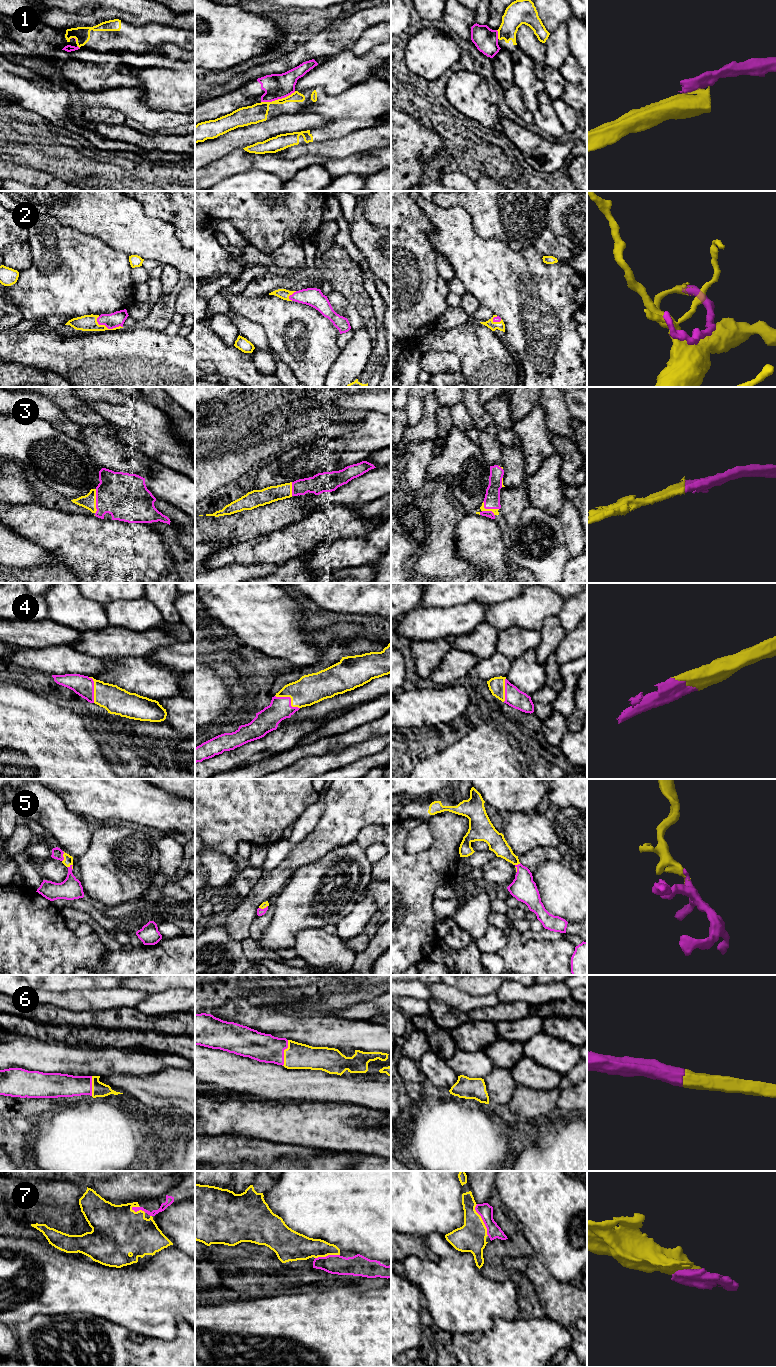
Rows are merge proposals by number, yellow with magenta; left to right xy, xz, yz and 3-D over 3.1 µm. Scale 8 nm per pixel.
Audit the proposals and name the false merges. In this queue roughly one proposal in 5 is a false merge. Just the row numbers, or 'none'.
1

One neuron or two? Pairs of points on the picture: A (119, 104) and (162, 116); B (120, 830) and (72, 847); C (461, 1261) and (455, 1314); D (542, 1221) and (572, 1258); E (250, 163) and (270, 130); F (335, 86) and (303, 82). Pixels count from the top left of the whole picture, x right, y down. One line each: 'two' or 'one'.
A: one
B: two
C: one
D: one
E: two
F: one

